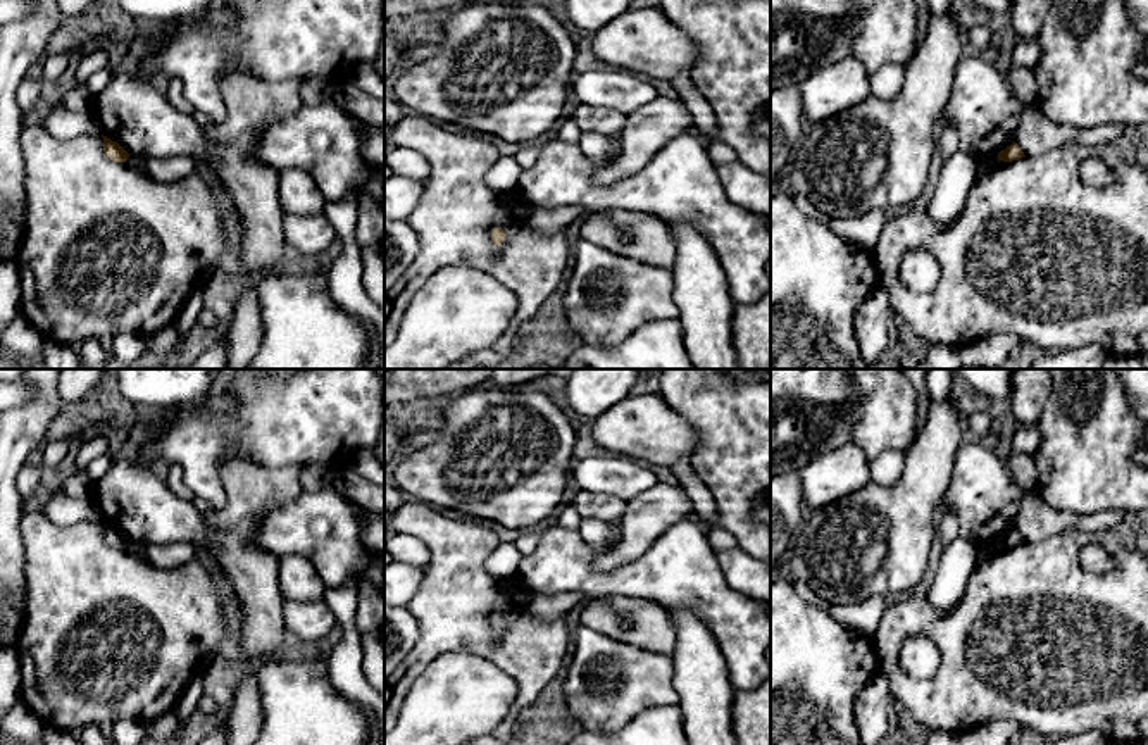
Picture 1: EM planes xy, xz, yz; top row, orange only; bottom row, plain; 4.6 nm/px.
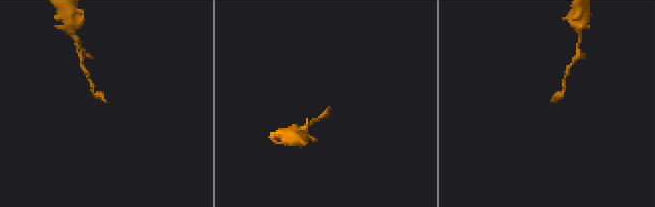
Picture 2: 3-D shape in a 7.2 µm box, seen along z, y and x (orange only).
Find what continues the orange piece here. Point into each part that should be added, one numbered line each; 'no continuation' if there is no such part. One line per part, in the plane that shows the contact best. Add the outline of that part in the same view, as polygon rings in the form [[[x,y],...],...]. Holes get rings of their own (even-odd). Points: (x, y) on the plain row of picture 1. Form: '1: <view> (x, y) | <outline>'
no continuation

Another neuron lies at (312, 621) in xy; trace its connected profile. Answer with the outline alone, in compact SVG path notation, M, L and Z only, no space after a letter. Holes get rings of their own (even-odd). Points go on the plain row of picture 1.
M286 600L283 607L286 629L307 642L324 643L338 623L324 600Z

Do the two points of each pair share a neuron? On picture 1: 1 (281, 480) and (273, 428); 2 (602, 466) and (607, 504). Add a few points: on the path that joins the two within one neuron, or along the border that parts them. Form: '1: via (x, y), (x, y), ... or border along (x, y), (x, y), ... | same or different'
1: border along (240, 457), (271, 468), (302, 468) | different
2: border along (580, 488), (619, 495), (626, 502) | different

